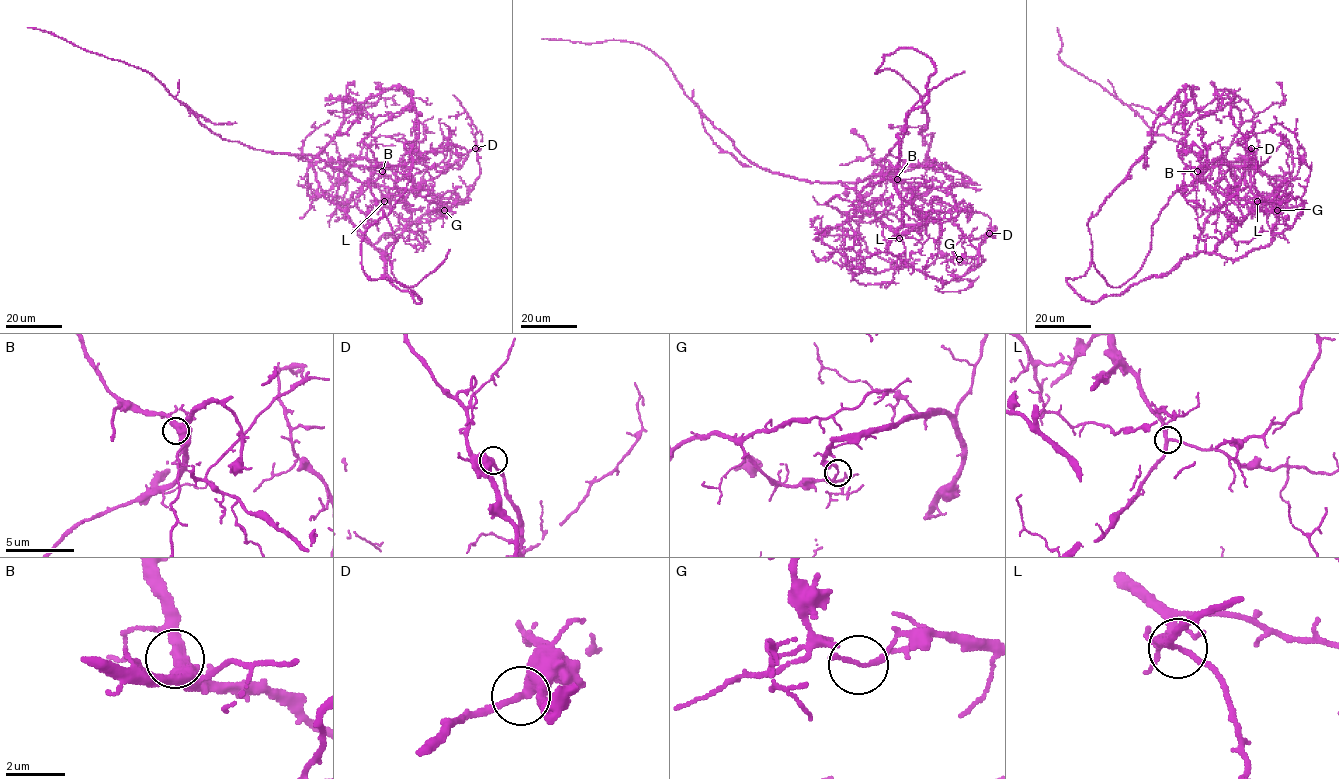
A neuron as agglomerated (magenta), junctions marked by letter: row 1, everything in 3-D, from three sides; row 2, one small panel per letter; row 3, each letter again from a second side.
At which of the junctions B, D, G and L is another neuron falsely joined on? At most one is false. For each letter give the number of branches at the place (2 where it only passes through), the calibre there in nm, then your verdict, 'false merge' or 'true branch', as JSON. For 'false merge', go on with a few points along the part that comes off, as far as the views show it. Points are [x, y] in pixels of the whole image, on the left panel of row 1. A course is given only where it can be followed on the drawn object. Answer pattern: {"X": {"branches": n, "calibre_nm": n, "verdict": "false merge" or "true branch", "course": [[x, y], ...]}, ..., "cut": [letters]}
{"B": {"branches": 2, "calibre_nm": 500, "verdict": "true branch"}, "D": {"branches": 2, "calibre_nm": 360, "verdict": "true branch"}, "G": {"branches": 2, "calibre_nm": 130, "verdict": "false merge", "course": [[444, 210], [449, 203], [428, 191], [378, 185], [366, 167], [224, 139], [153, 75], [28, 28]]}, "L": {"branches": 3, "calibre_nm": 240, "verdict": "true branch"}, "cut": ["G"]}

